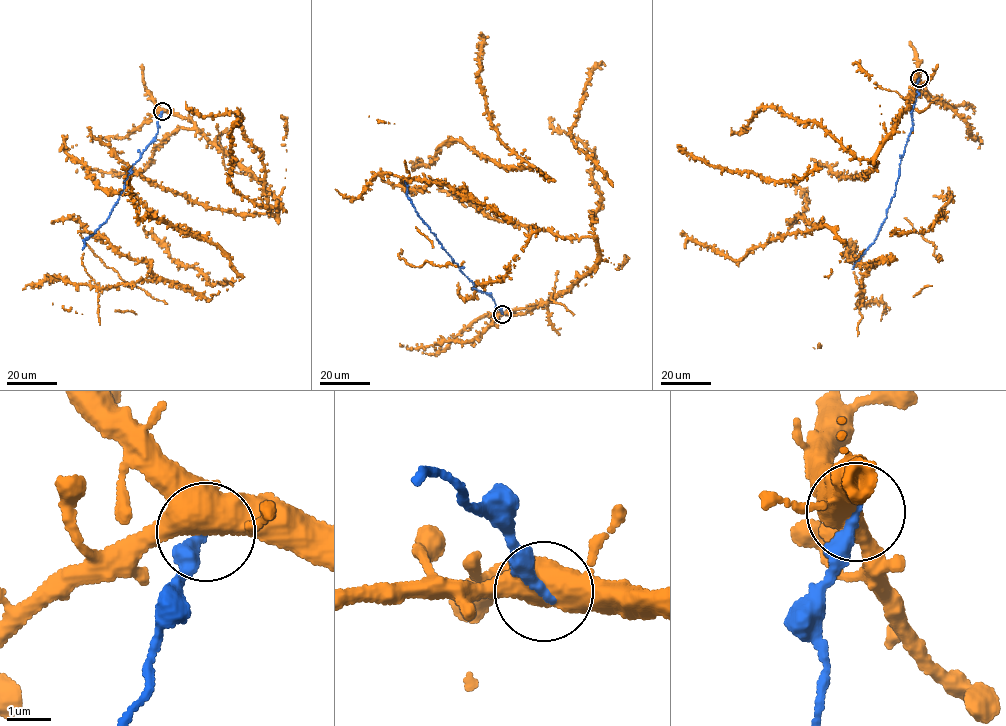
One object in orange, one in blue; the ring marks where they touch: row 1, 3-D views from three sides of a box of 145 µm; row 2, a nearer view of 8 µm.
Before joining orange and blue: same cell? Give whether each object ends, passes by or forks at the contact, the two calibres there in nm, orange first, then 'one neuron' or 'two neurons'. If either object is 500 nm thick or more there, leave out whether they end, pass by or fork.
orange forks | blue ends | 440/320 nm | one neuron

